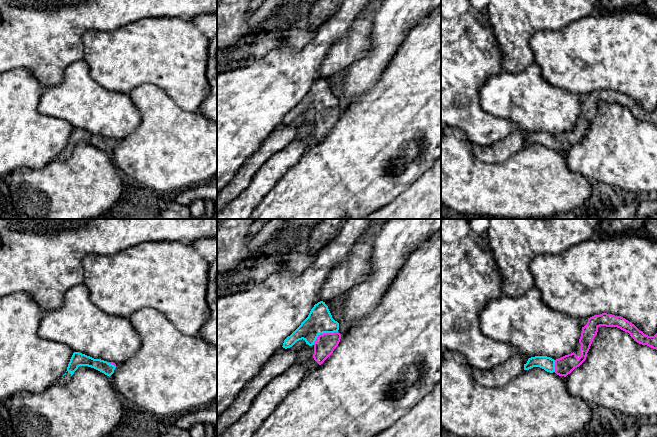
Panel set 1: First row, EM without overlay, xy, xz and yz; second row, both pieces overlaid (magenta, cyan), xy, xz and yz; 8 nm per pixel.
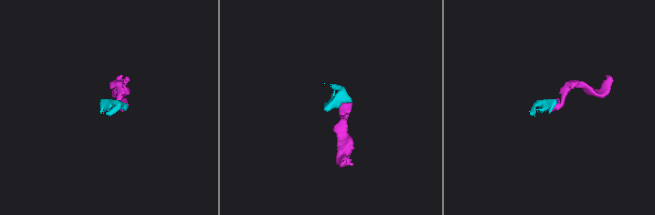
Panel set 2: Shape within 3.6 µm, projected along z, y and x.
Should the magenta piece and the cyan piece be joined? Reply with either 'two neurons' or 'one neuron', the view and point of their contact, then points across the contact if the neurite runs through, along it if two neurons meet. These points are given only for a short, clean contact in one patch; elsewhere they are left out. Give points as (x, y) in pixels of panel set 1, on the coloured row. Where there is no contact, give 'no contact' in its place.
one neuron; contact xz (323, 333); way xz (325, 343), (323, 333), (319, 328), (319, 321)

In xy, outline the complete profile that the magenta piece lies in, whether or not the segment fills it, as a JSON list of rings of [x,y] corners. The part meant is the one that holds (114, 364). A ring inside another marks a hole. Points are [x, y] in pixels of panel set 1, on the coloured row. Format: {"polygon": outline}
{"polygon": [[[74,352],[68,364],[66,373],[58,380],[58,382],[60,384],[64,384],[70,381],[72,375],[79,366],[88,366],[94,368],[109,377],[114,373],[114,370],[116,368],[116,364],[113,362],[107,362],[101,359],[94,359],[85,354]]]}

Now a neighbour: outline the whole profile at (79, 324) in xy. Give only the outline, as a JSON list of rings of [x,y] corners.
[[[84,283],[66,292],[61,307],[44,313],[37,333],[40,338],[64,344],[73,352],[113,362],[116,366],[131,358],[141,346],[140,336],[131,322],[126,318],[107,314],[95,306]]]

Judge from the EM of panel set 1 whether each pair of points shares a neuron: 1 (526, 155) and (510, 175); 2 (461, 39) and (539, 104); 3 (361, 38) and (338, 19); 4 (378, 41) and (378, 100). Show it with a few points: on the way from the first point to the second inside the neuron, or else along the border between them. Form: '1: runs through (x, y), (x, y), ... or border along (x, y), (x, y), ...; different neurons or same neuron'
1: runs through (525, 160), (515, 170); same neuron
2: border along (502, 70), (493, 74), (482, 87); different neurons
3: border along (357, 17), (346, 32), (332, 44); different neurons
4: border along (391, 59), (377, 81), (362, 96); different neurons

